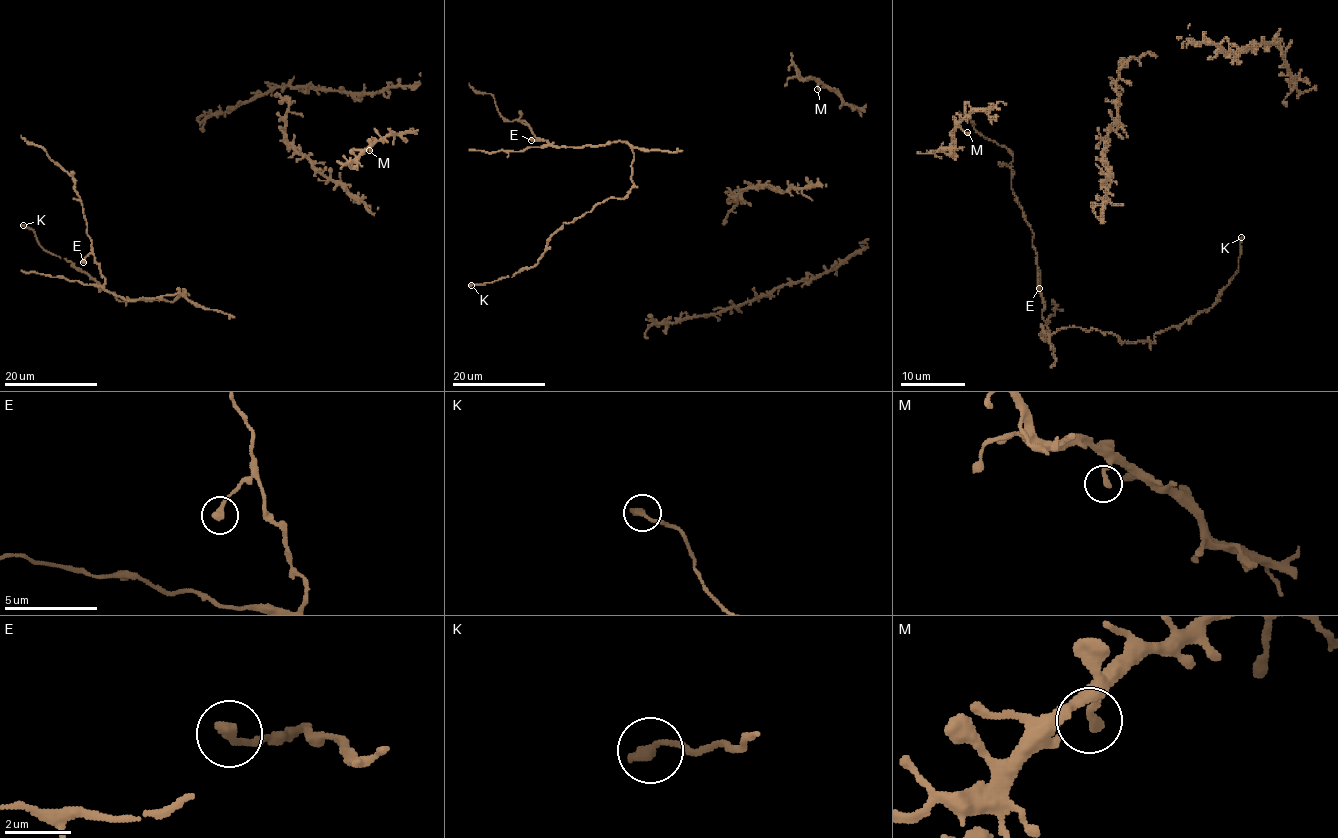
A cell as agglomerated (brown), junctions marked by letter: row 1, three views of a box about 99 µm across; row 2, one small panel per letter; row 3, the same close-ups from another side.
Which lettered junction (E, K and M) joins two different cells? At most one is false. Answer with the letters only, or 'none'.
none

